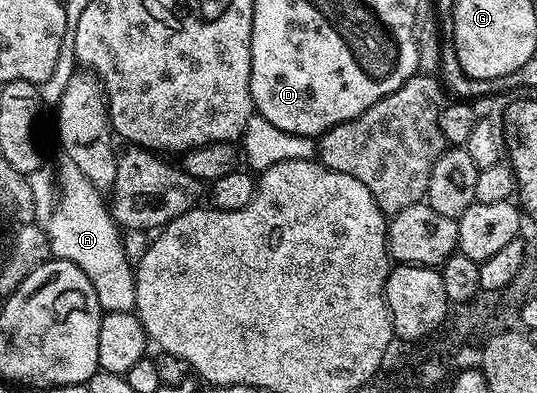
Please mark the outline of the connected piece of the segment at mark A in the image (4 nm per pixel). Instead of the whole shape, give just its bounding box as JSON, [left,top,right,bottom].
[46,152,136,312]

